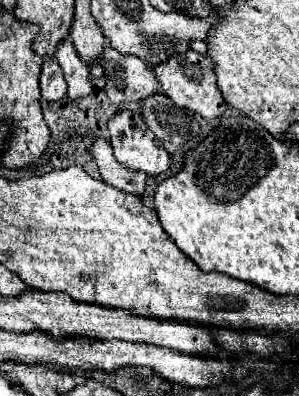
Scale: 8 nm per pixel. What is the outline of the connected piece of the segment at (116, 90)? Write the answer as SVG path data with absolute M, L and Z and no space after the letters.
M105 46L103 58L99 62L105 68L105 94L111 102L139 102L145 96L159 92L157 78L153 70L135 56L117 54L111 46Z

